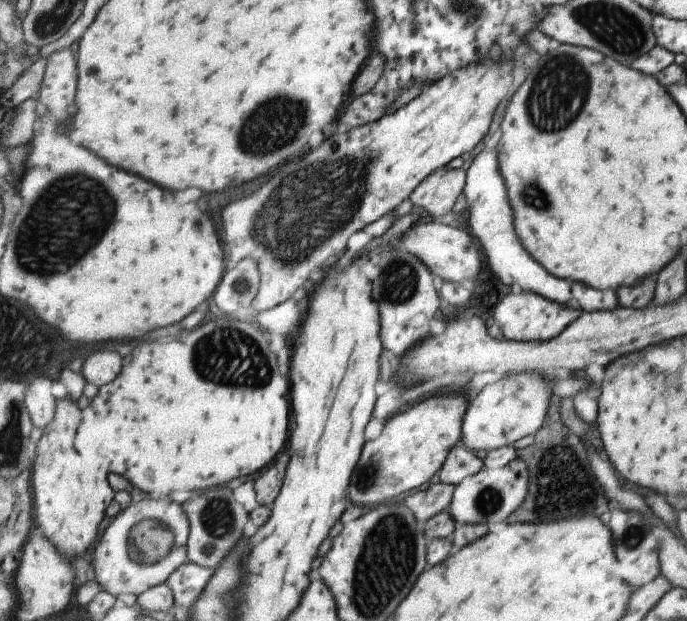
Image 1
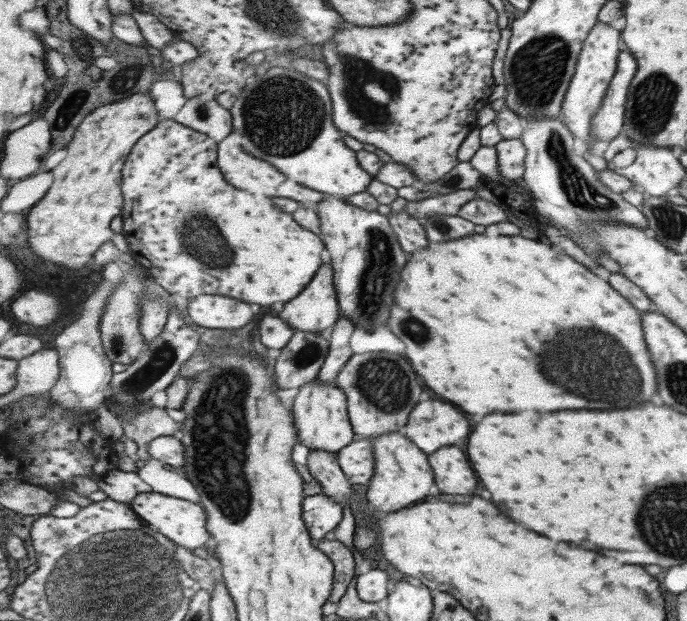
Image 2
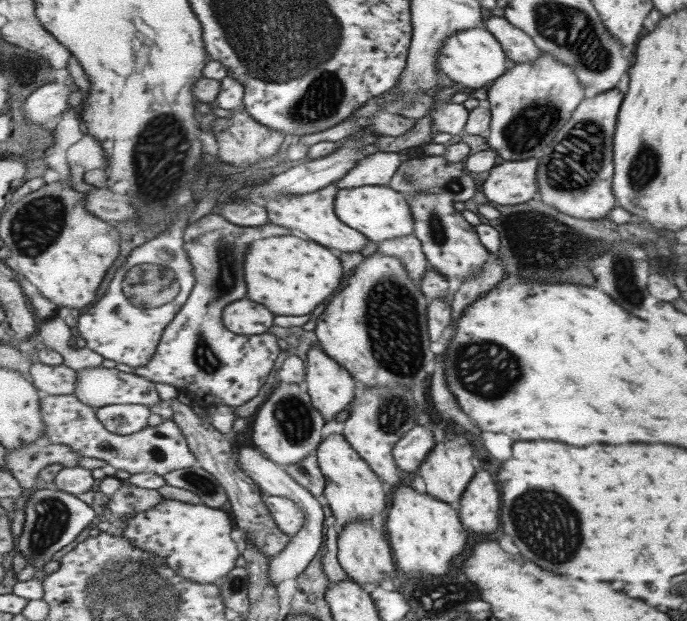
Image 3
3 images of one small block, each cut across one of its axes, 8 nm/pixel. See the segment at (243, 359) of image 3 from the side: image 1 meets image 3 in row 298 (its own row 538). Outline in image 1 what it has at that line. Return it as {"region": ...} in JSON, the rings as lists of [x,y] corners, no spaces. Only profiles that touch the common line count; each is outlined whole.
{"region":[[[211,488],[207,492],[193,492],[189,504],[183,506],[190,520],[190,533],[187,543],[188,560],[202,567],[216,569],[224,563],[224,558],[236,550],[240,540],[249,532],[247,520],[249,512],[235,500],[231,488]]]}

